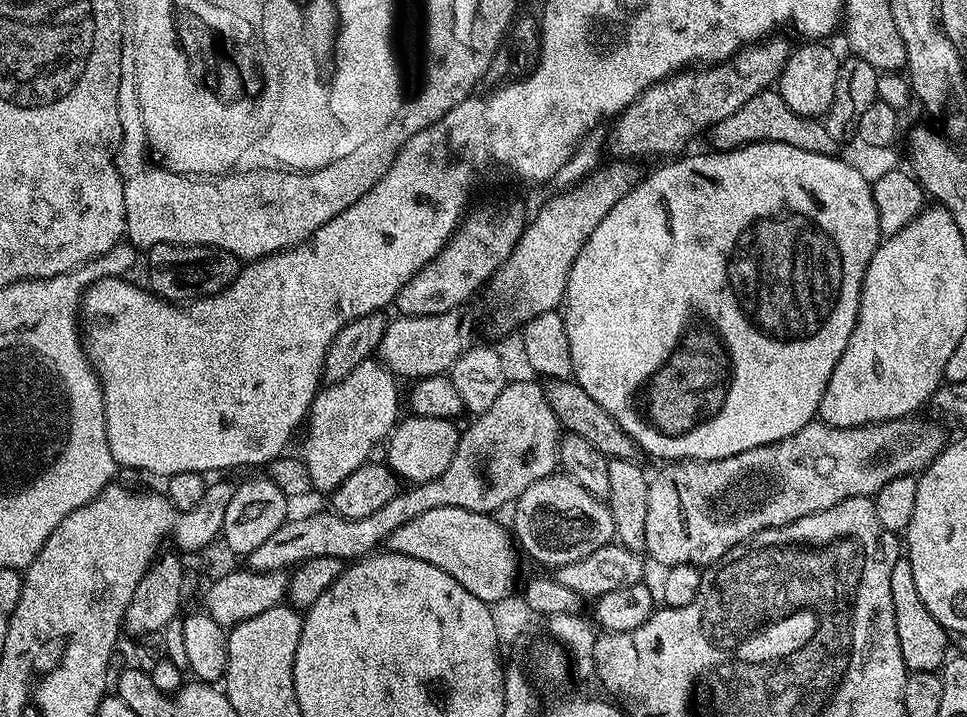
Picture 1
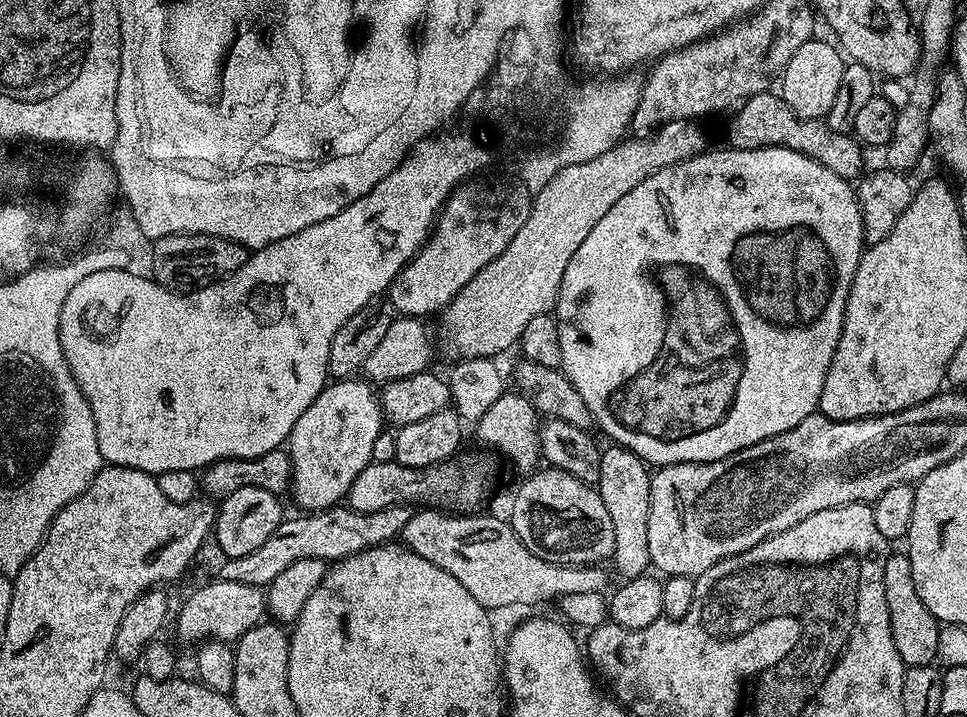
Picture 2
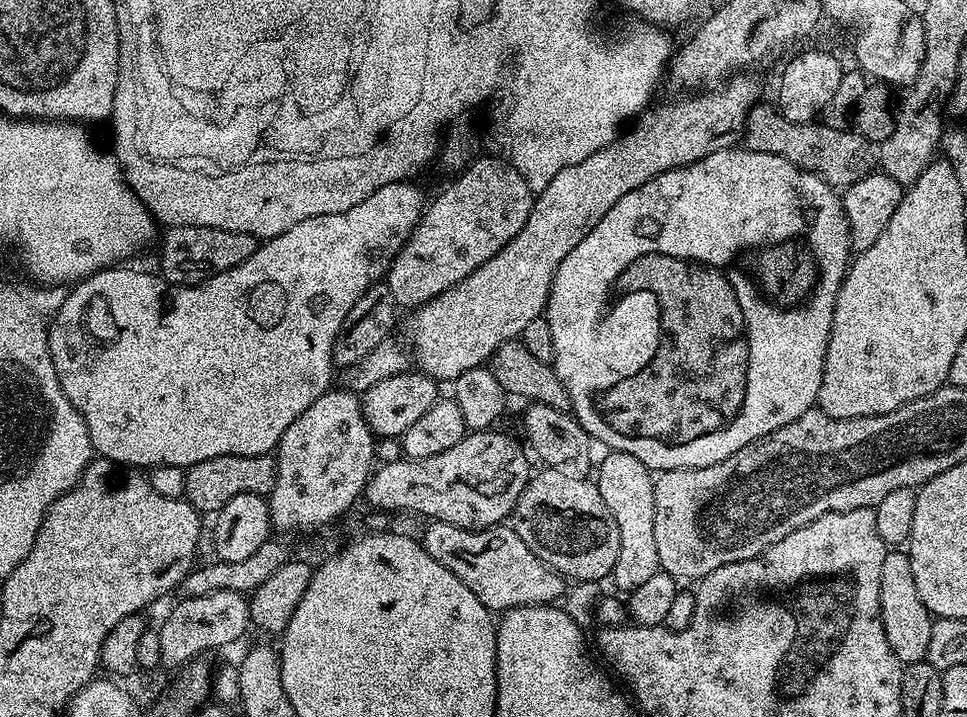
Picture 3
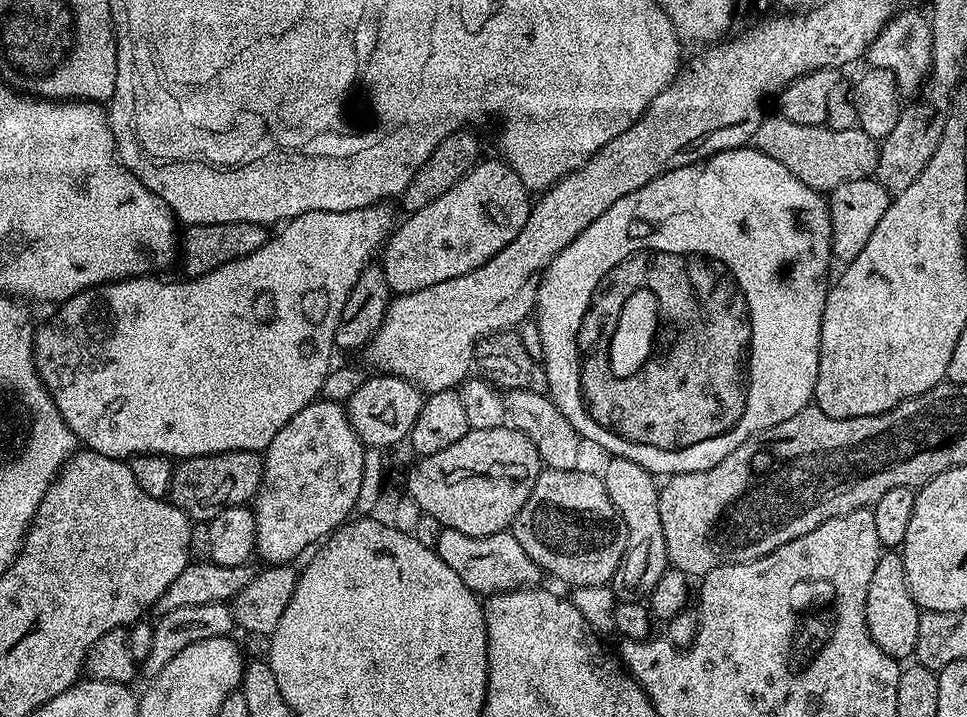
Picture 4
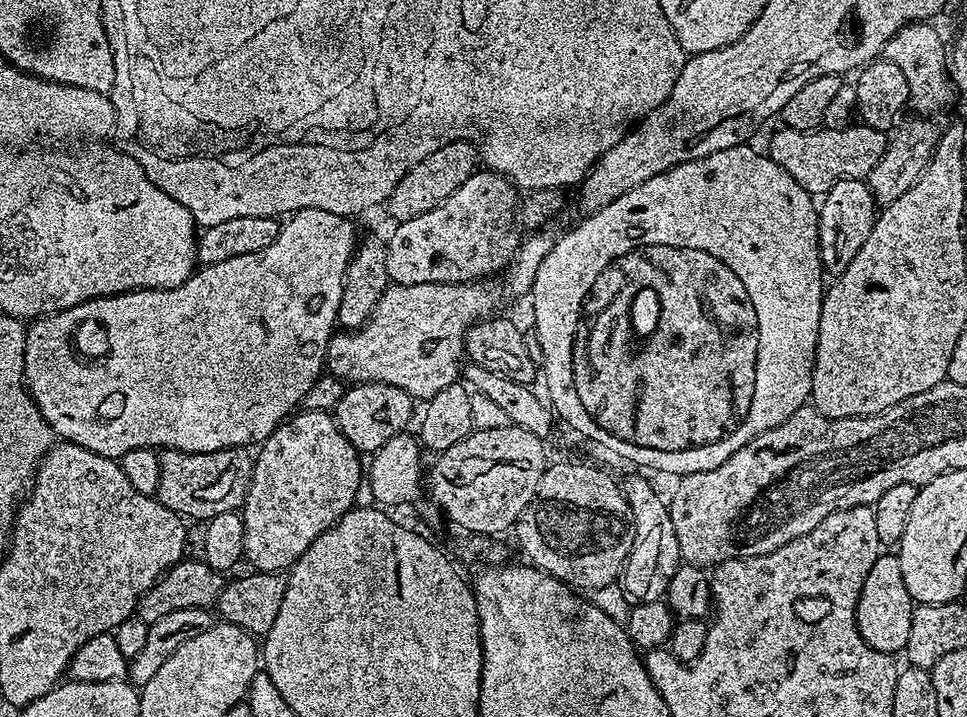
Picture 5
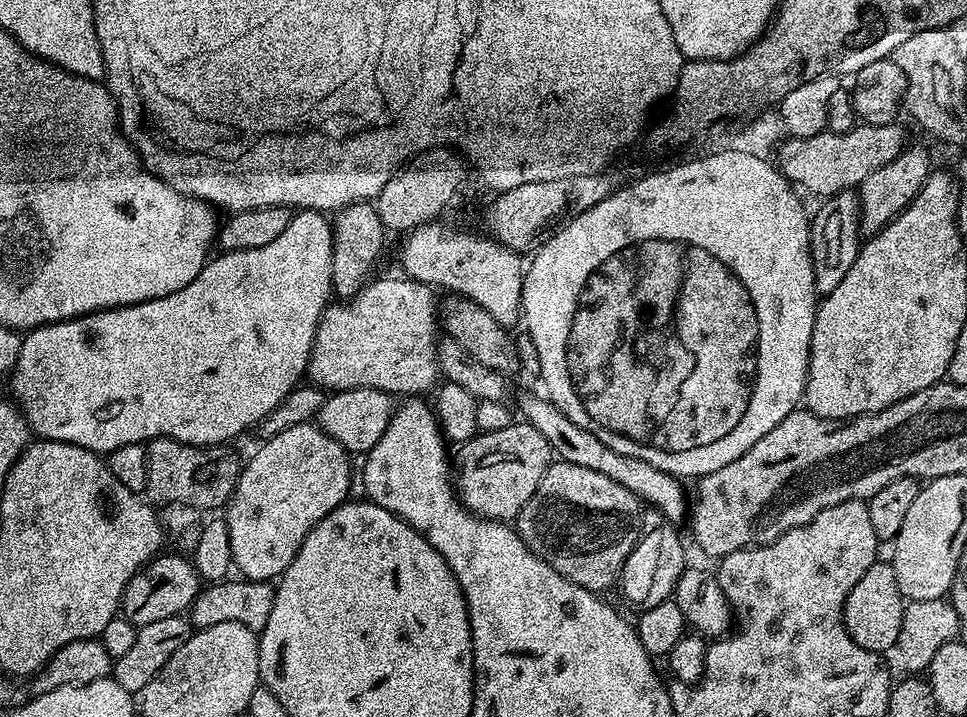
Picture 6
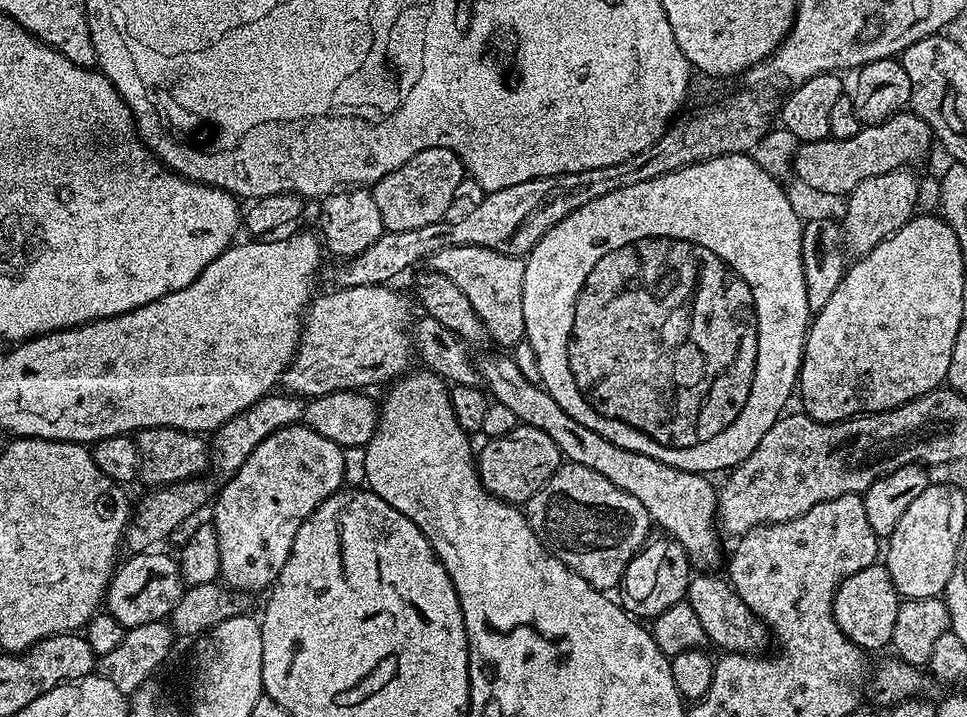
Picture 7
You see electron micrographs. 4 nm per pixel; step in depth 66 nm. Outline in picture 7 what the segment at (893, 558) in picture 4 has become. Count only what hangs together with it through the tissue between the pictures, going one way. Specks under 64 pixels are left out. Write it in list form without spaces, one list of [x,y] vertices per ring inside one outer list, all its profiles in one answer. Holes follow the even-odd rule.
[[[883,563],[871,564],[858,570],[858,574],[850,574],[850,578],[837,586],[832,598],[834,622],[838,622],[838,630],[842,630],[842,634],[846,634],[846,638],[850,638],[850,642],[857,644],[860,649],[887,649],[892,643],[894,621],[898,618],[901,599]]]

